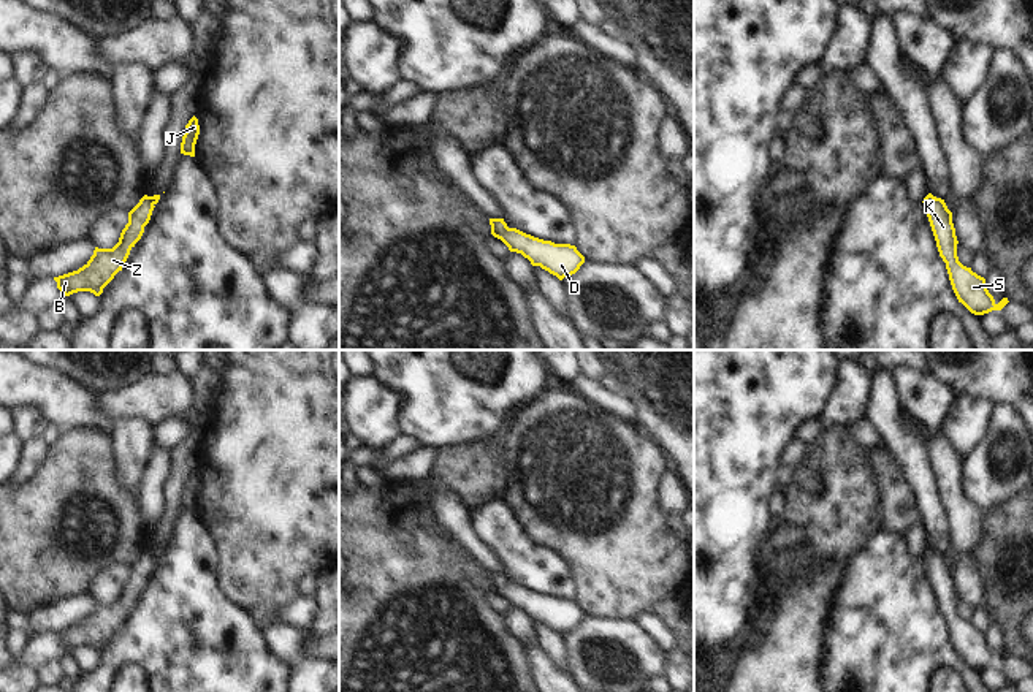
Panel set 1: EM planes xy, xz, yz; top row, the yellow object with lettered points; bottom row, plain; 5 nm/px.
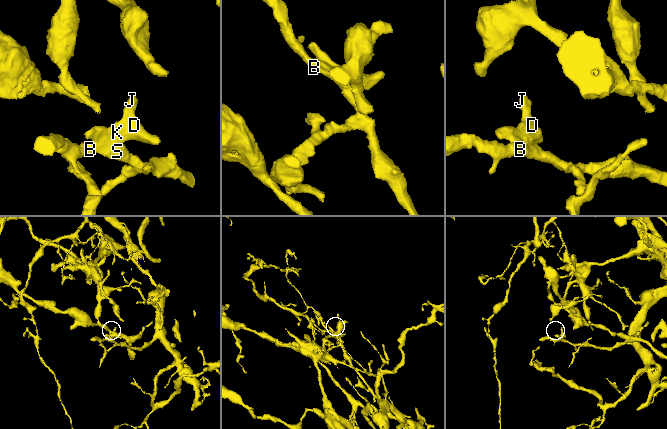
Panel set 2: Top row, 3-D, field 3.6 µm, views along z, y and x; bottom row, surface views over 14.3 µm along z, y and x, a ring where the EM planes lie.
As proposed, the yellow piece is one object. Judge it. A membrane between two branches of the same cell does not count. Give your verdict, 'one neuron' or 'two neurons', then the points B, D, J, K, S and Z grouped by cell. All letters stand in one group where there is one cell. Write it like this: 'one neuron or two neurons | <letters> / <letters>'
one neuron | B D J K S Z

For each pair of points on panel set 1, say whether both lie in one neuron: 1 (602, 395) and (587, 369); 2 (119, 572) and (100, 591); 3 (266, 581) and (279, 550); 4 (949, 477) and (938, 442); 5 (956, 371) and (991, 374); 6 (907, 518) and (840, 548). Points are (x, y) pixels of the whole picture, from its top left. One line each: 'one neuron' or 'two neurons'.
1: two neurons
2: one neuron
3: one neuron
4: one neuron
5: one neuron
6: two neurons

